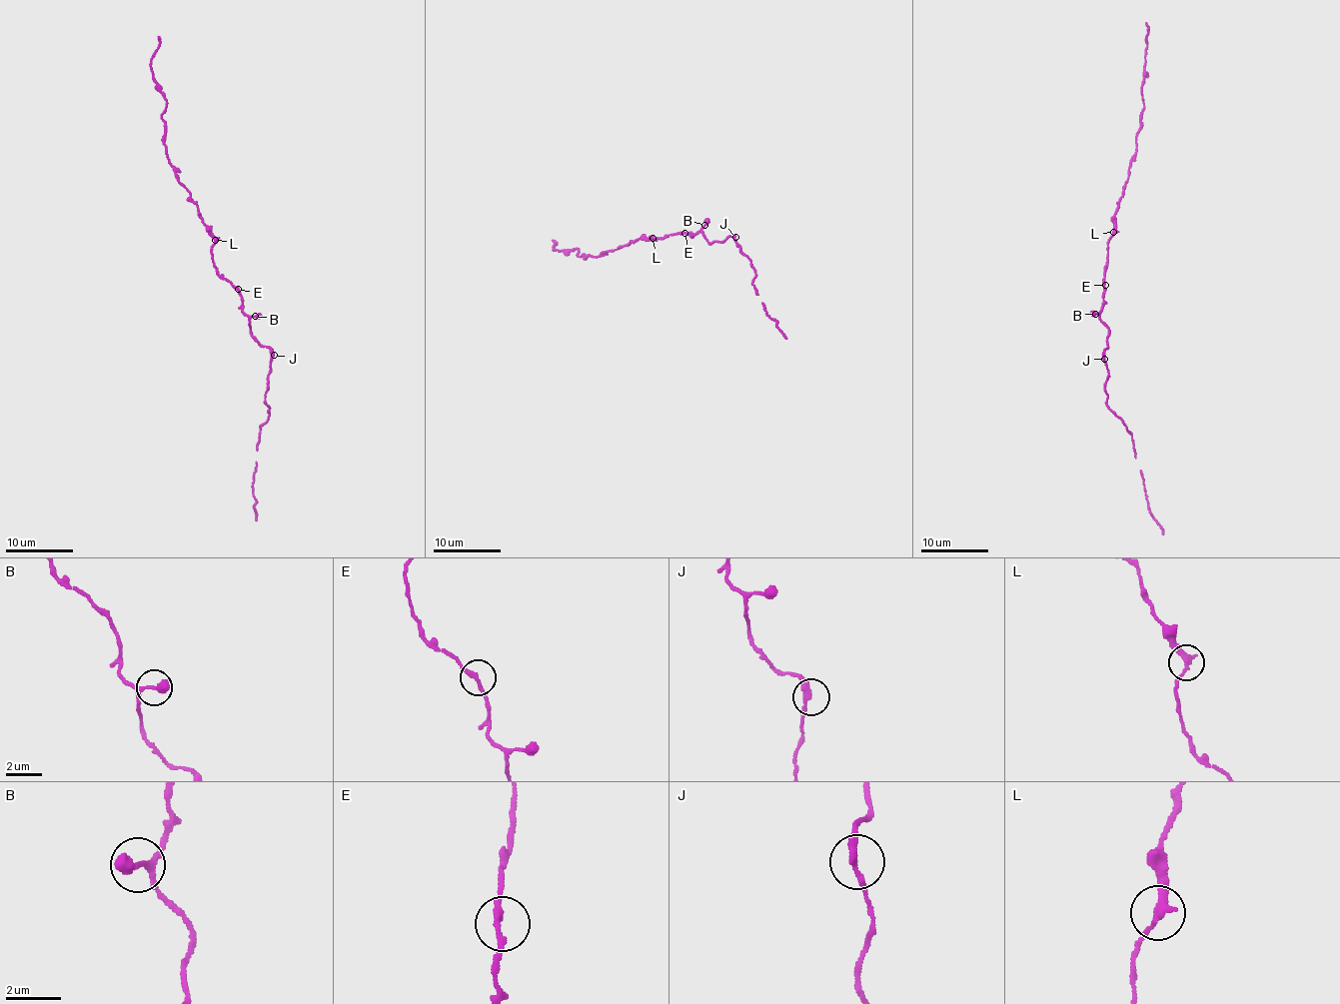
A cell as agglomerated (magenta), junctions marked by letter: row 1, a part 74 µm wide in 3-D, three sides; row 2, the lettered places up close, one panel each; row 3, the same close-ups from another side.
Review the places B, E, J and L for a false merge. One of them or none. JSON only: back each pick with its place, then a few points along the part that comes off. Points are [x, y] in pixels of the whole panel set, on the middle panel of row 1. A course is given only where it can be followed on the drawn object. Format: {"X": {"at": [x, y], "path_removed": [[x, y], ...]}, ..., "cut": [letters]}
{"cut": []}

